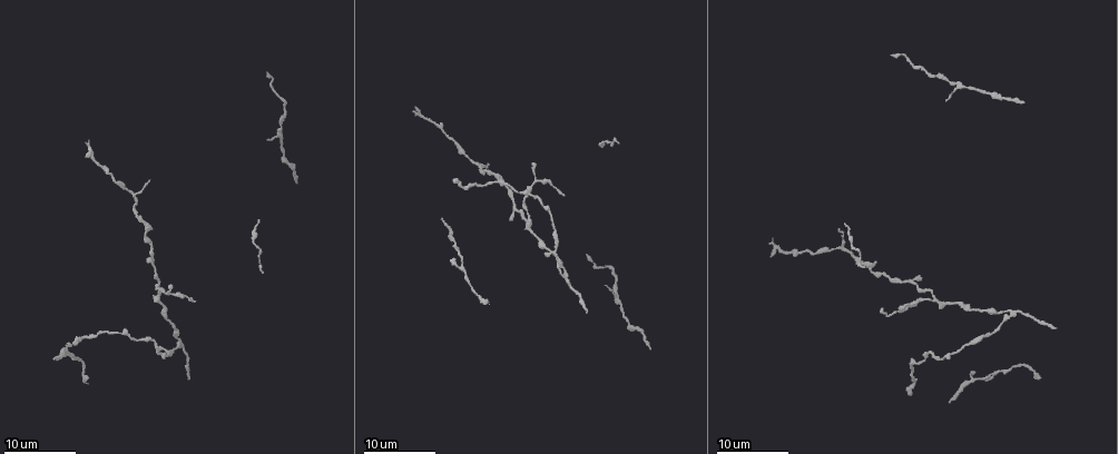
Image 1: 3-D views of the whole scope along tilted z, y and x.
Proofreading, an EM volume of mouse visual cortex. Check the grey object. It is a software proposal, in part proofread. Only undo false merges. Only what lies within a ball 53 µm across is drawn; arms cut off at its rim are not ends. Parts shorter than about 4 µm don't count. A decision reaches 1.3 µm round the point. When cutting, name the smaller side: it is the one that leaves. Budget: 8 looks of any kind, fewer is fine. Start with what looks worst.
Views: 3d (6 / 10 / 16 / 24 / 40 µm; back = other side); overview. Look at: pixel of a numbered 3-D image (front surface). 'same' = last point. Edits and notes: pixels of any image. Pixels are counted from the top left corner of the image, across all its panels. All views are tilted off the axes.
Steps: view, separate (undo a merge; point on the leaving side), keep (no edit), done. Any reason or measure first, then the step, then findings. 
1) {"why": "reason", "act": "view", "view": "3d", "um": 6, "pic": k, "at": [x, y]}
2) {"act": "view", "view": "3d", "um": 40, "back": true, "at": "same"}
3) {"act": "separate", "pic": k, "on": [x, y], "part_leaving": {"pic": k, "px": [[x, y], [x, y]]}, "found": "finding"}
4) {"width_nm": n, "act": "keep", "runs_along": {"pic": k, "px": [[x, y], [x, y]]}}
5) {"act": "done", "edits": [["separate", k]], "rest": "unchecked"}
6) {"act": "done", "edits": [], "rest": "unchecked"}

{"why": "four-way junction", "act": "view", "view": "3d", "um": 24, "pic": 1, "at": [565, 281]}

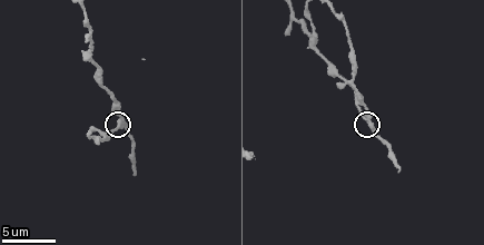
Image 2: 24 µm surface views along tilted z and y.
{"act": "view", "view": "3d", "um": 10, "pic": 2, "at": [372, 124]}

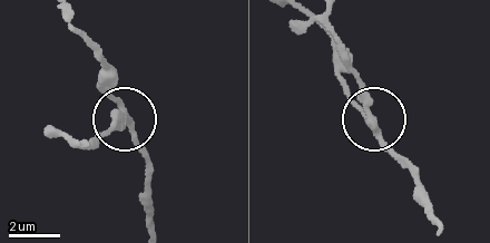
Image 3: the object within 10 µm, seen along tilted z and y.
{"arms": 4, "act": "keep", "found": "continuous, no second cell"}

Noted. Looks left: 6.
{"why": "arms part here", "act": "view", "view": "3d", "um": 16, "pic": 1, "at": [935, 296]}

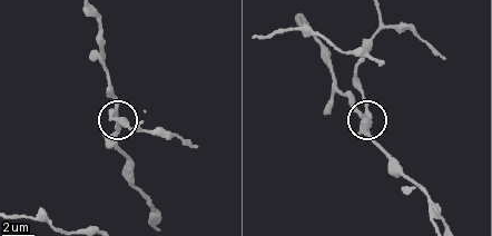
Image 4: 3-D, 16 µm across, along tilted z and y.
{"act": "view", "view": "3d", "um": 6, "at": "same"}

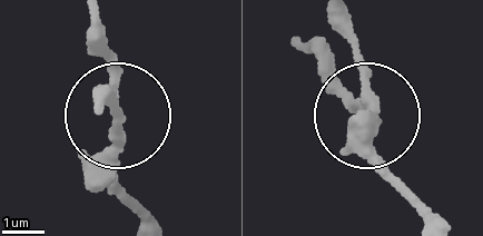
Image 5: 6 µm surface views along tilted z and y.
{"width_nm": 200, "act": "keep", "runs_along": {"pic": 5, "px": [[338, 10], [363, 106], [322, 64]]}, "found": "one cell here"}

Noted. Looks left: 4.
{"why": "thick turns thin", "act": "view", "view": "3d", "um": 16, "pic": 2, "at": [351, 74]}

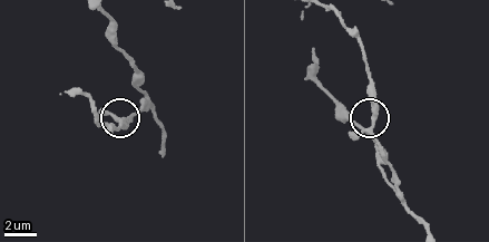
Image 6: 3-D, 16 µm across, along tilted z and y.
{"arms": 3, "act": "keep", "found": "continuous, no second cell"}

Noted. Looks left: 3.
{"why": "thick turns thin", "act": "view", "view": "3d", "um": 10, "pic": 2, "at": [336, 71]}

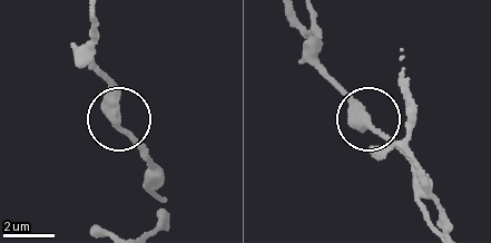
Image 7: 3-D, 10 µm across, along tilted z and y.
{"act": "keep", "found": "continuous, no second cell"}

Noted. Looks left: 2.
{"act": "done", "edits": [], "rest": "unchecked"}

